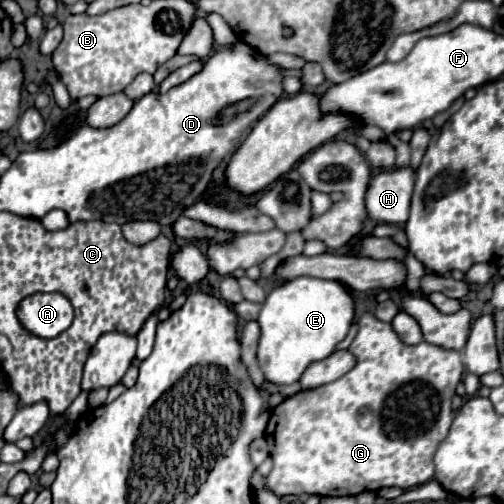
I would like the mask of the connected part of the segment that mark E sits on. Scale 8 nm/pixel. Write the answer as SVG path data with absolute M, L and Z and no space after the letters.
M300 276L300 278L294 278L290 282L276 286L266 296L260 316L258 316L258 324L262 330L260 344L258 344L258 362L260 362L260 368L266 376L266 380L270 380L274 384L296 382L312 362L324 360L334 352L336 344L346 338L352 322L354 322L354 300L342 282Z

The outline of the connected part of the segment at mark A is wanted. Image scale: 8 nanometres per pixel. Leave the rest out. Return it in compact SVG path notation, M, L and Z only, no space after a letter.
M58 292L32 294L18 304L18 322L38 338L56 338L74 320L72 304Z

